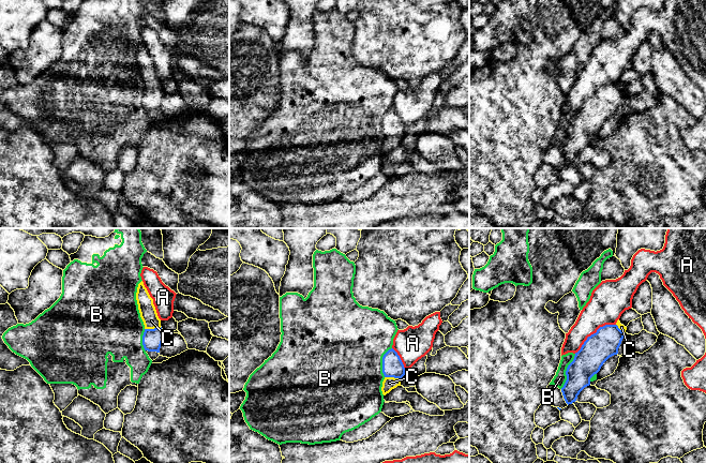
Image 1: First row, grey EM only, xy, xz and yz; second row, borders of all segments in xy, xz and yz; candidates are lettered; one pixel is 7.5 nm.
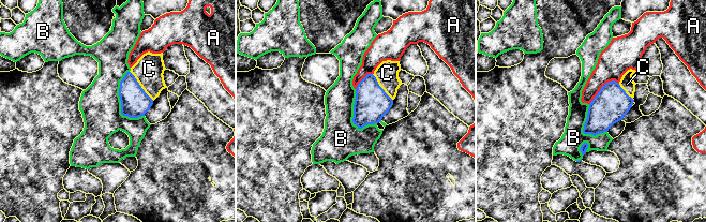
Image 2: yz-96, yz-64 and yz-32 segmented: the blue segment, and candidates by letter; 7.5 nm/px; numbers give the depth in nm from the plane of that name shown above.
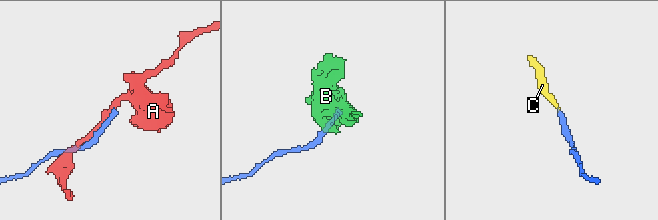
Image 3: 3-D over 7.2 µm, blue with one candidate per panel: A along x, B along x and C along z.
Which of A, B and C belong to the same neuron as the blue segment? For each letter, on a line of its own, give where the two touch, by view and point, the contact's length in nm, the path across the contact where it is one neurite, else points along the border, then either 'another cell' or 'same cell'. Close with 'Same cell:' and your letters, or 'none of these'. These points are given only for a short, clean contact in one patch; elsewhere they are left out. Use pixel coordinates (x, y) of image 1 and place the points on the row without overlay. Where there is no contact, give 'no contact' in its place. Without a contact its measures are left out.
A: meets blue in yz at (594, 93); contact 380 nm long; another cell
B: meets blue in yz at (566, 131); contact 280 nm long; another cell
C: meets blue in xy at (152, 89); contact 130 nm long; runs through xy (152, 99), (152, 89), (152, 83), (148, 73); same cell
Same cell: C

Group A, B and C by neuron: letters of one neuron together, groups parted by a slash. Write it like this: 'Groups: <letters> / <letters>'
Groups: A / B / C

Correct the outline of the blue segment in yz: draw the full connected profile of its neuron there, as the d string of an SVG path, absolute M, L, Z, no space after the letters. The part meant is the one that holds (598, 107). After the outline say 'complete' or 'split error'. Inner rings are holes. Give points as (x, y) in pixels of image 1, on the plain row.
M619 79L615 85L600 87L575 113L573 121L567 128L567 140L561 148L568 165L575 162L580 152L590 145L590 138L600 131L603 123L618 114L626 90L627 87Z; split error

